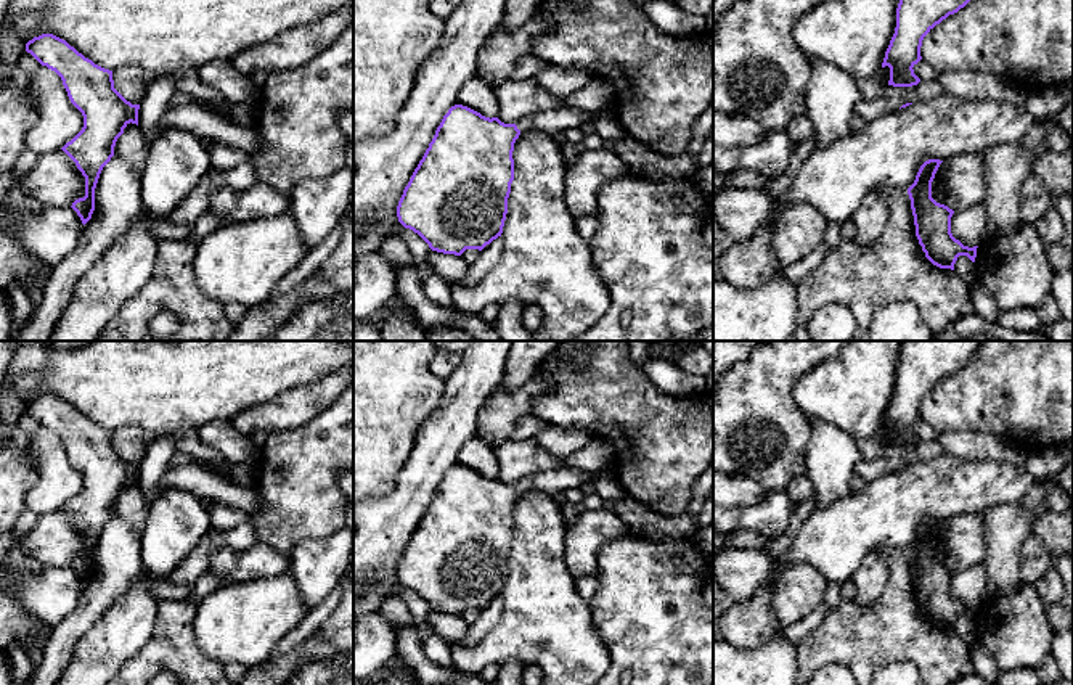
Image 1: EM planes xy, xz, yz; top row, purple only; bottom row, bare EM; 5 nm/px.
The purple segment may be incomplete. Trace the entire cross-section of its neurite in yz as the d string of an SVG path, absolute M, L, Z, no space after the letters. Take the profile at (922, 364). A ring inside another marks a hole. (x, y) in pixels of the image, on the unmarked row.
M903 341L895 394L882 423L882 428L890 428L888 445L912 447L920 442L912 428L922 420L924 397L964 368L978 349L980 341Z

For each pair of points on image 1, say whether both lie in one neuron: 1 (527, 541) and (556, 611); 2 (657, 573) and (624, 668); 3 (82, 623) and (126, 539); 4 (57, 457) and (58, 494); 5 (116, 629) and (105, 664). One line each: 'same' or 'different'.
1: same
2: same
3: same
4: same
5: same

